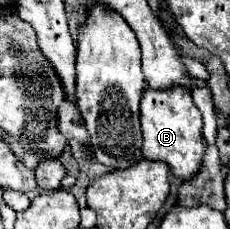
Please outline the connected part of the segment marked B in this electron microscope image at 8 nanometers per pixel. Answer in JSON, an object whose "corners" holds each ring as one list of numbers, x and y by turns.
{"corners":[[147,87,141,97,141,129,145,159,167,163,171,173,181,181,189,181,199,173,207,141,203,137,201,111,195,107,189,91,183,91,183,87,171,87,167,91]]}

